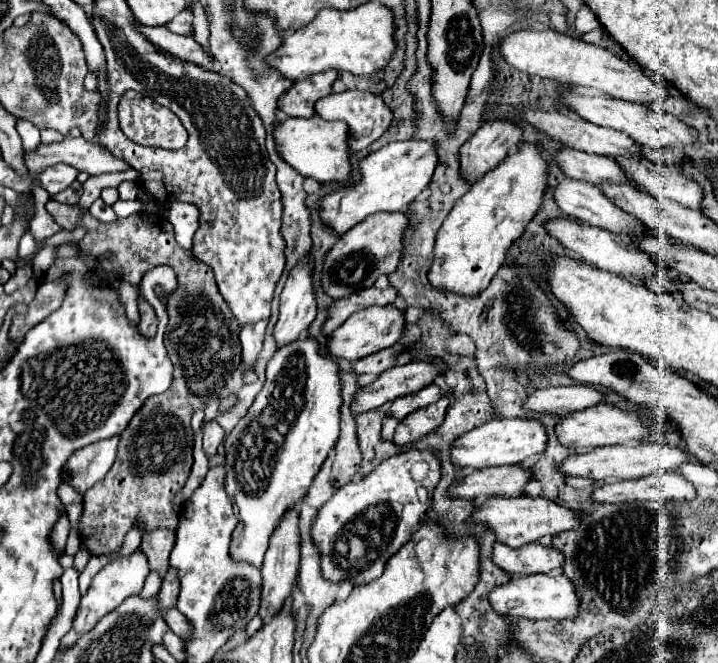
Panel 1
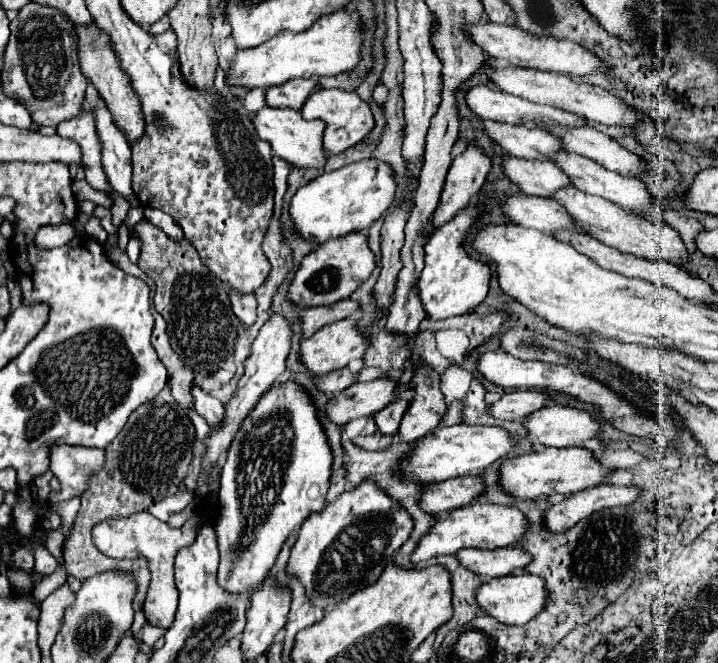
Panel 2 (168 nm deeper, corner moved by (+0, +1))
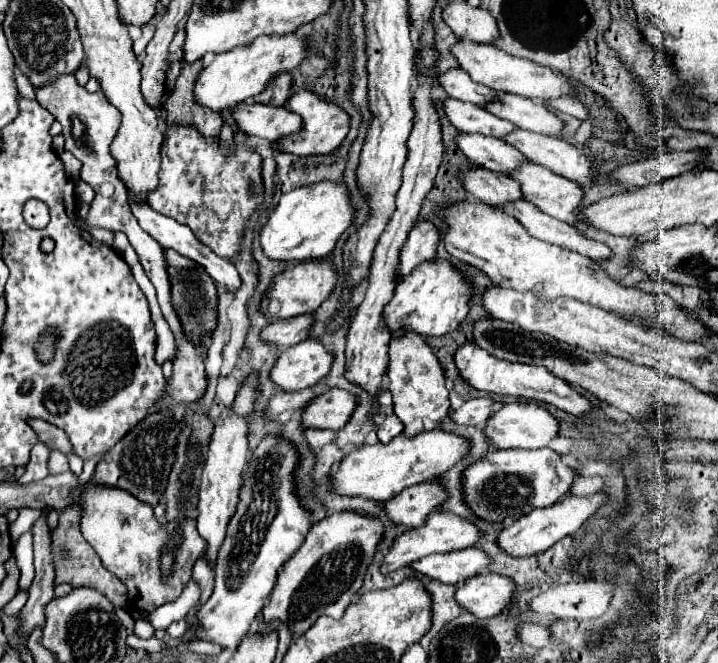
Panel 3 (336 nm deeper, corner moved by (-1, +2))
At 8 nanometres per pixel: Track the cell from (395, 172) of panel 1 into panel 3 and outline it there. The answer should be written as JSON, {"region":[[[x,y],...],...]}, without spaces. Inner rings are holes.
{"region":[[[314,183],[298,187],[280,197],[280,203],[260,229],[260,247],[270,261],[304,263],[324,259],[332,253],[340,235],[350,227],[354,211],[350,207],[348,189],[344,183]]]}

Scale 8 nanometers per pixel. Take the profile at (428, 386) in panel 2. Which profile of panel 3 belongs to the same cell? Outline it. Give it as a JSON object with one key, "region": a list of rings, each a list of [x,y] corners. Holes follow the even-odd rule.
{"region":[[[408,333],[406,337],[390,341],[390,365],[388,365],[388,379],[390,379],[390,393],[392,393],[392,407],[396,417],[404,423],[404,435],[414,437],[424,431],[430,423],[440,423],[450,413],[450,399],[444,387],[444,373],[438,363],[438,357],[430,351],[426,341],[420,335]]]}

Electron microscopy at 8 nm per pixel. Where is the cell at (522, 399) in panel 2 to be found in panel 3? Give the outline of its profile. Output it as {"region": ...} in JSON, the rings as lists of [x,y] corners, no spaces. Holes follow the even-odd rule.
{"region":[[[470,399],[466,403],[462,403],[462,407],[458,407],[456,411],[452,411],[450,419],[458,425],[472,425],[472,427],[482,427],[488,417],[490,417],[490,409],[492,409],[494,401],[492,399]]]}

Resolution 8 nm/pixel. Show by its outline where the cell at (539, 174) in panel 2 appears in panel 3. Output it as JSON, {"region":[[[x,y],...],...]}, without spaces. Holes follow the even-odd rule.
{"region":[[[458,133],[456,147],[476,165],[486,169],[508,173],[526,159],[518,149],[496,137],[486,137],[482,133]]]}

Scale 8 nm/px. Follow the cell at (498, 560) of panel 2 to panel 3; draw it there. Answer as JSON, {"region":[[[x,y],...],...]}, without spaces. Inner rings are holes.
{"region":[[[470,547],[470,549],[444,553],[444,555],[422,557],[420,561],[410,563],[410,569],[434,581],[440,581],[444,585],[456,585],[486,569],[488,563],[490,559],[486,557],[486,553]]]}

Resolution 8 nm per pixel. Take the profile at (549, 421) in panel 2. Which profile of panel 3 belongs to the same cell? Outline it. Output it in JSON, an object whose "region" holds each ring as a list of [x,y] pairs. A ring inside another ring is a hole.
{"region":[[[504,403],[500,409],[496,409],[490,419],[486,421],[486,433],[490,445],[496,449],[542,449],[546,447],[554,437],[558,437],[558,419],[550,415],[544,407],[538,407],[534,403]]]}

